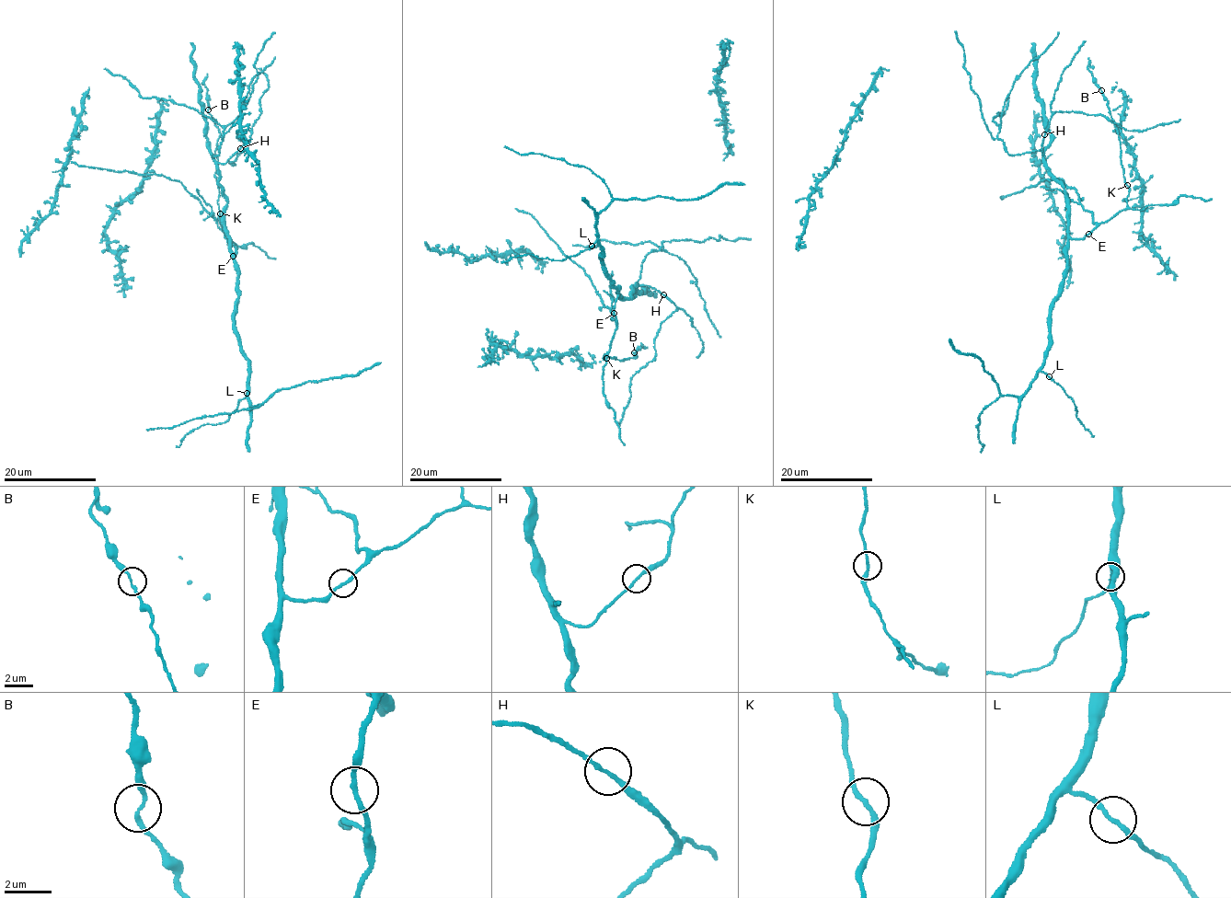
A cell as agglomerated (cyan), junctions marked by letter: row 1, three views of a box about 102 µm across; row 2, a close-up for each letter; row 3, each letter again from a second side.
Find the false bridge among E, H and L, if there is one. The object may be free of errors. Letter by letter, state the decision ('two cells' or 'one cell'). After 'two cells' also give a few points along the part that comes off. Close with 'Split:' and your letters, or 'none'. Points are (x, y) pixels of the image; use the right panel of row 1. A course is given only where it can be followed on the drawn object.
E: one cell
H: one cell
L: one cell
Split: none

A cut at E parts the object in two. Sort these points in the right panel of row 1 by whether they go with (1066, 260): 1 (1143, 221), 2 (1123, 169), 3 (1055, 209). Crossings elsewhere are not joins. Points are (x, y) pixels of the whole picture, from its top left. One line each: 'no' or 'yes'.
1: yes
2: no
3: yes

